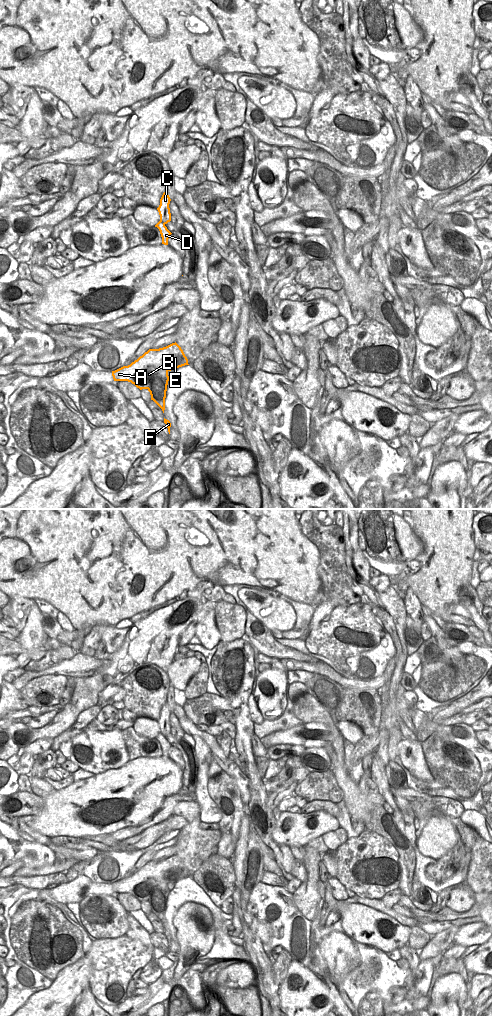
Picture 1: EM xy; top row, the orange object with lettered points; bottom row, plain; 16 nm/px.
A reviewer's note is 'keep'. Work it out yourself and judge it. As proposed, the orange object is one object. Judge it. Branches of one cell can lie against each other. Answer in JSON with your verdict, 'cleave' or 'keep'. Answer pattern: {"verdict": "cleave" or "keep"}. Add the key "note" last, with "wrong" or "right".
{"verdict": "cleave", "note": "wrong"}

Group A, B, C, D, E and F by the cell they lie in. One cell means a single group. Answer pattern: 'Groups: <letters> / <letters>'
Groups: A B D E F / C.

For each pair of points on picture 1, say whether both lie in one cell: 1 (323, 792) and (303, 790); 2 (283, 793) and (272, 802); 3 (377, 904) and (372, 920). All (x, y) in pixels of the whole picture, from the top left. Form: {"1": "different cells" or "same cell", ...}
{"1": "same cell", "2": "same cell", "3": "different cells"}

